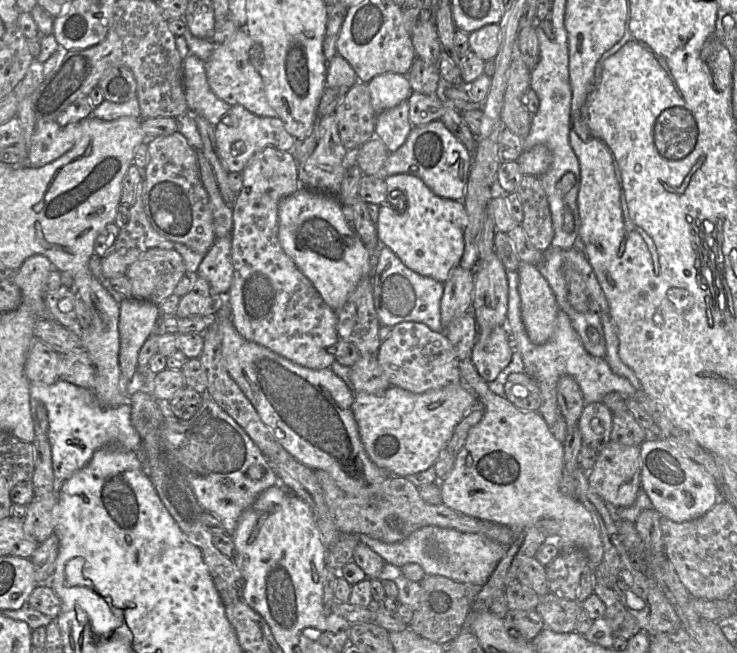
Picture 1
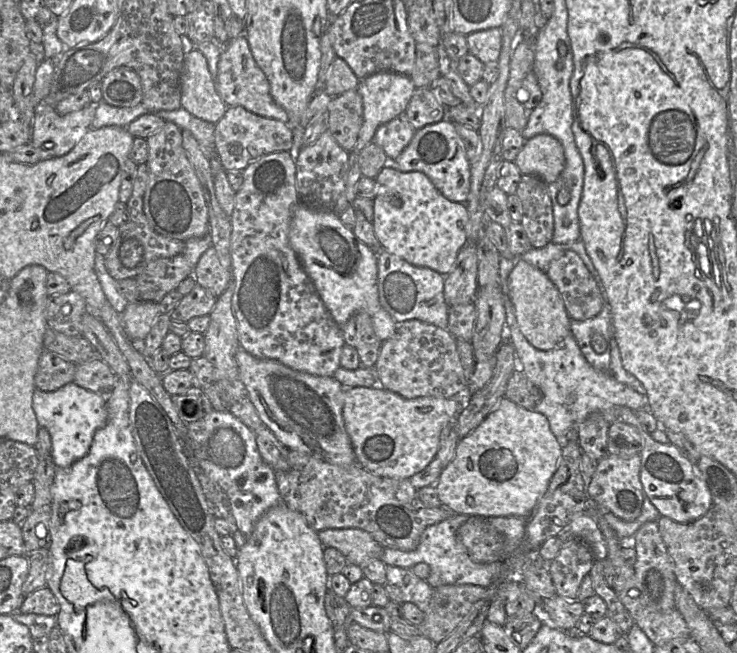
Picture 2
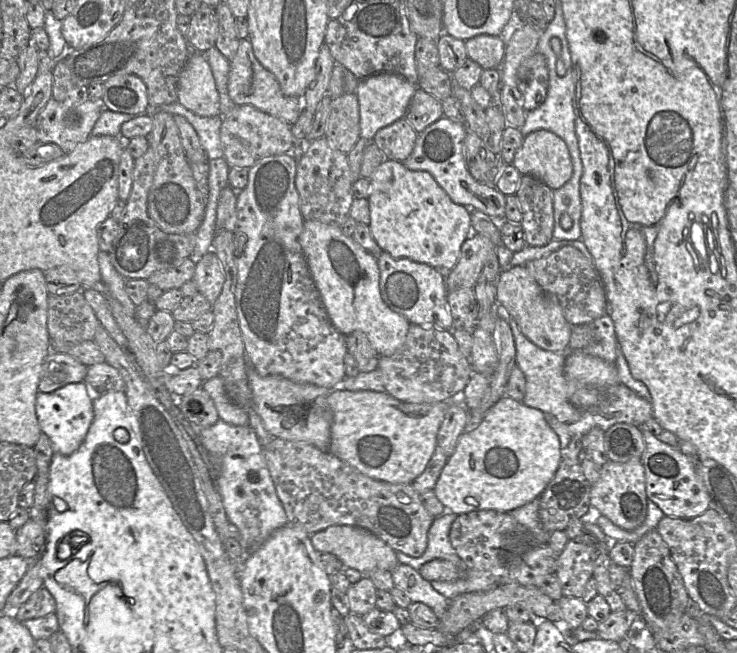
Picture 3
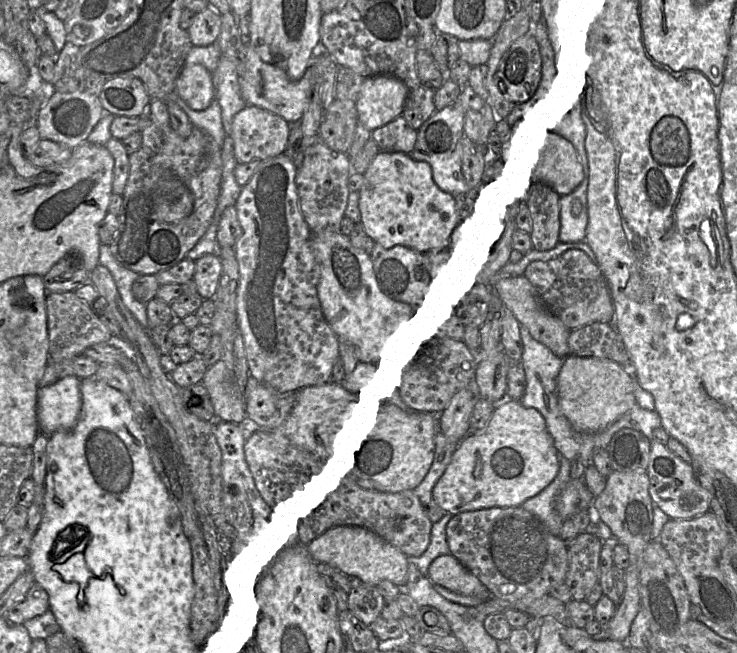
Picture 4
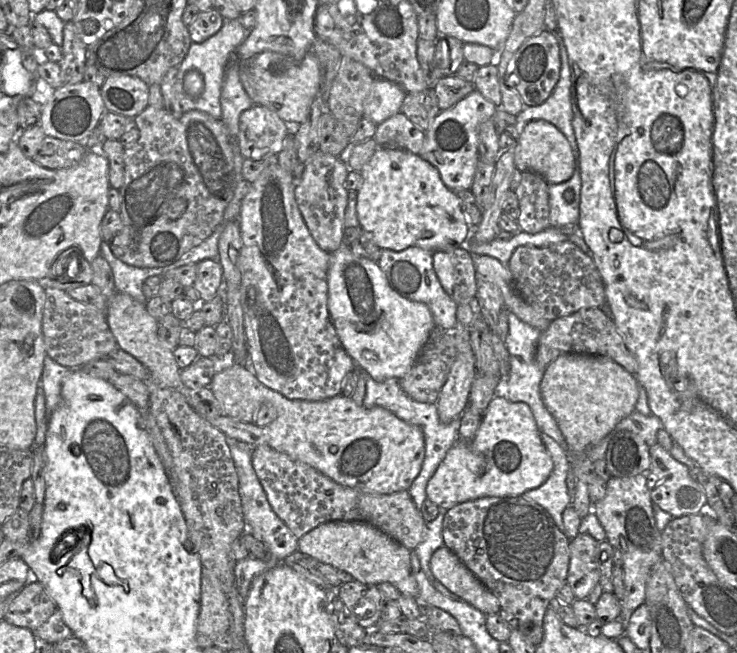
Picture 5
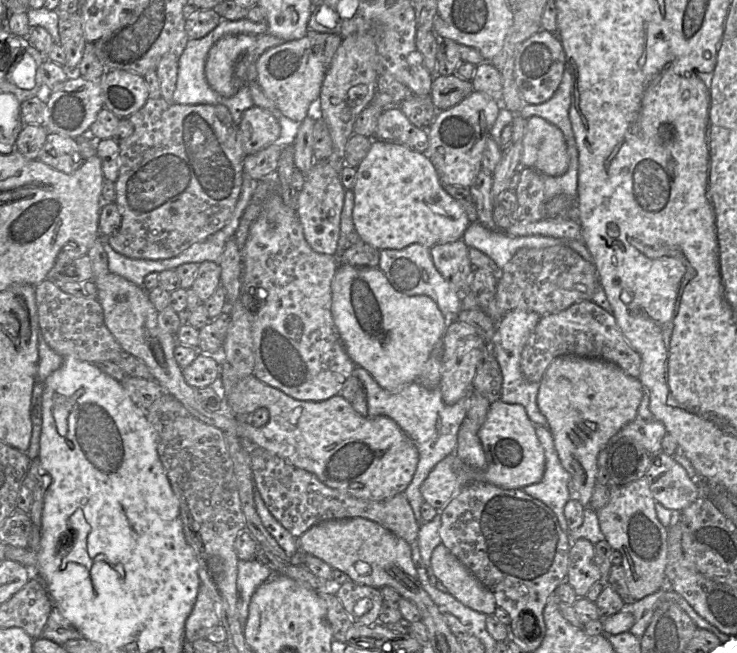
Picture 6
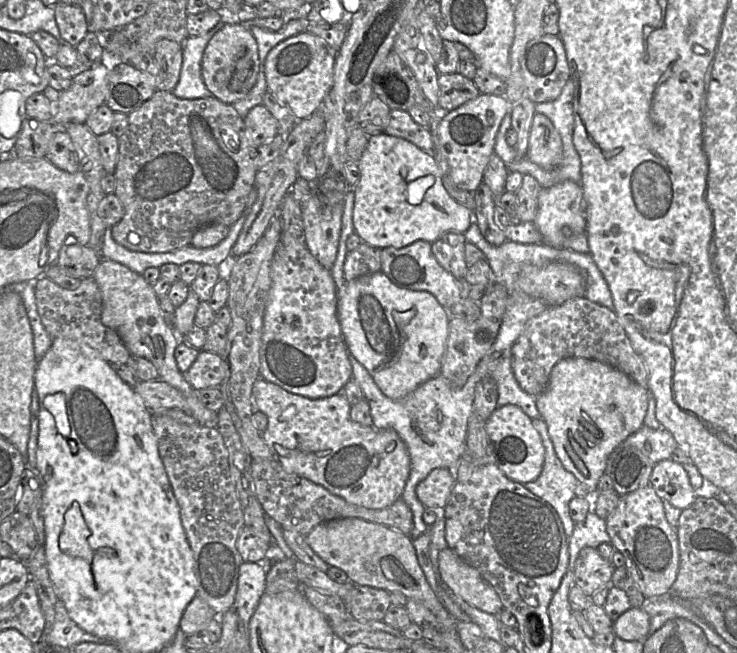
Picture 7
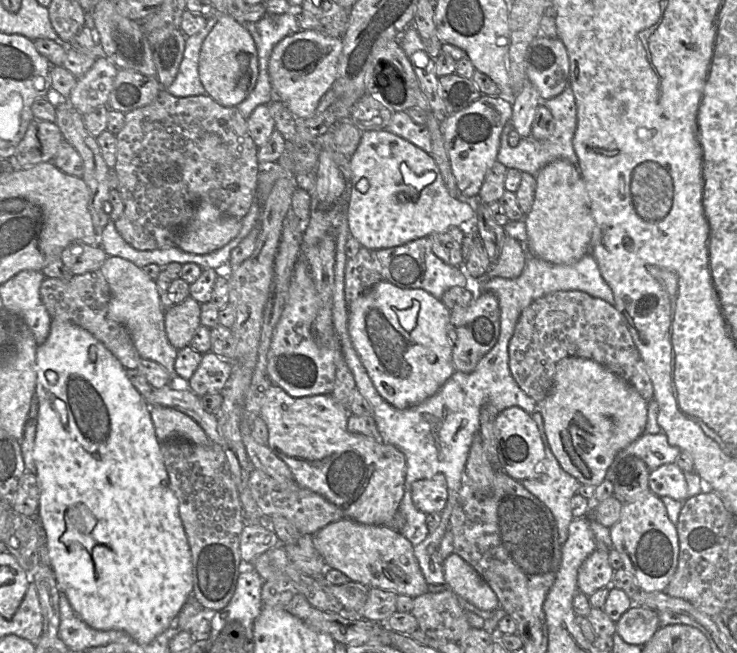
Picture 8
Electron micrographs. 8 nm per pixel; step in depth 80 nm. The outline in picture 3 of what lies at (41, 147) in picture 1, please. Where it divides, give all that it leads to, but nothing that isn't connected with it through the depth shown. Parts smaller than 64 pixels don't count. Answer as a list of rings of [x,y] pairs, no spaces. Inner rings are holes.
[[[51,98],[39,113],[35,127],[37,129],[39,143],[53,143],[58,145],[65,154],[72,152],[75,147],[87,141],[92,129],[100,117],[103,108],[100,102],[87,100],[83,103],[66,100],[59,102]]]

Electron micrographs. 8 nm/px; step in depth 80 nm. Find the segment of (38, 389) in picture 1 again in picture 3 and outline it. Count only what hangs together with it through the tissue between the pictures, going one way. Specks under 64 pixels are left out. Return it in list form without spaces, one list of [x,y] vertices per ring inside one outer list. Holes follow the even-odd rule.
[[[84,381],[66,384],[51,393],[37,392],[35,404],[36,416],[41,432],[45,433],[50,439],[54,453],[68,456],[79,449],[94,418],[93,398],[92,390]]]

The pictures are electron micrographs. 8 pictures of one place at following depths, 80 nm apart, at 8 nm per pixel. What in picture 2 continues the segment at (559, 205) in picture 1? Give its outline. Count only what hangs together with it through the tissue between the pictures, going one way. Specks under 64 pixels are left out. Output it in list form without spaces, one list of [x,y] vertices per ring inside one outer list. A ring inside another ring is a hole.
[[[537,37],[534,43],[534,52],[533,72],[542,91],[542,99],[539,105],[530,112],[528,124],[522,131],[522,136],[525,140],[528,140],[538,134],[549,134],[558,139],[564,148],[565,167],[556,181],[547,184],[547,188],[552,201],[554,215],[552,243],[566,244],[581,239],[578,209],[584,181],[584,163],[577,149],[572,130],[573,105],[570,80],[574,70],[573,53],[571,45],[566,45],[563,42],[548,45],[545,44],[545,39],[537,39]],[[563,187],[572,187],[571,199],[566,205],[560,205],[557,200],[557,194]],[[566,217],[570,219],[568,227],[563,225],[563,219]]]

